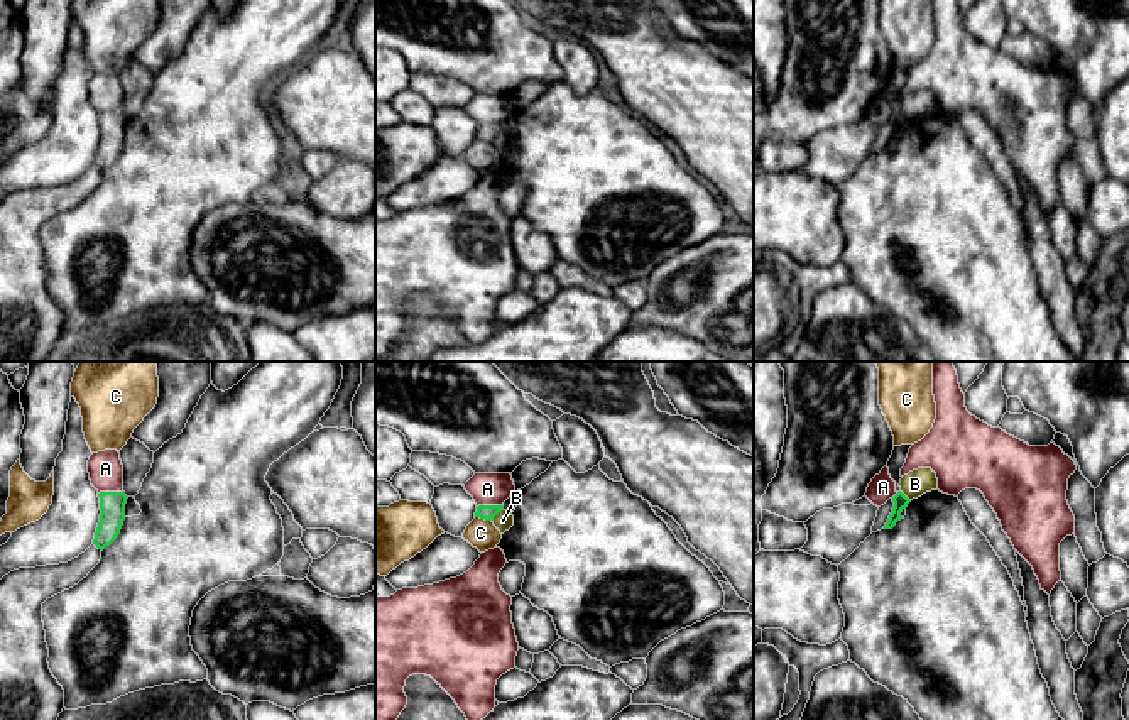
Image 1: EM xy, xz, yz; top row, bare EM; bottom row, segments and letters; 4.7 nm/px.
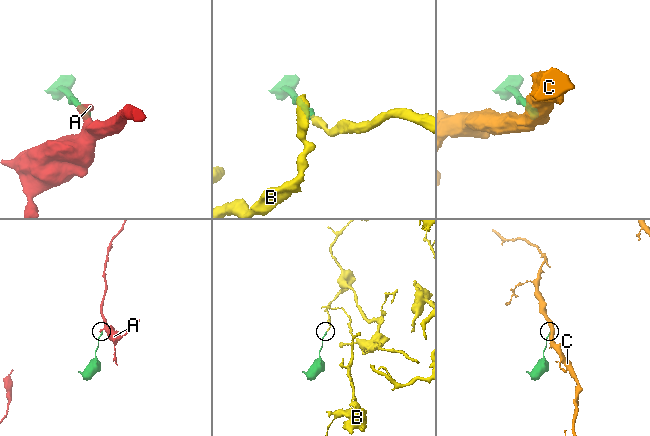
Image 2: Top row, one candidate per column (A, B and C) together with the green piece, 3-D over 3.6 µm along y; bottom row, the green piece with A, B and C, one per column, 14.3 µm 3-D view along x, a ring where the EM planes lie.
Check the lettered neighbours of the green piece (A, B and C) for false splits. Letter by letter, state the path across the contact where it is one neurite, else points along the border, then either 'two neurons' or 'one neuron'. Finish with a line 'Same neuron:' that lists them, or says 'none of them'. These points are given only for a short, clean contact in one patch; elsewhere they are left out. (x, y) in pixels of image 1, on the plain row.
A: border along xz (502, 125), (480, 125), (477, 129); two neurons
B: border along xz (502, 130), (492, 142); two neurons
C: border along xz (475, 137), (490, 142); two neurons
Same neuron: none of them

